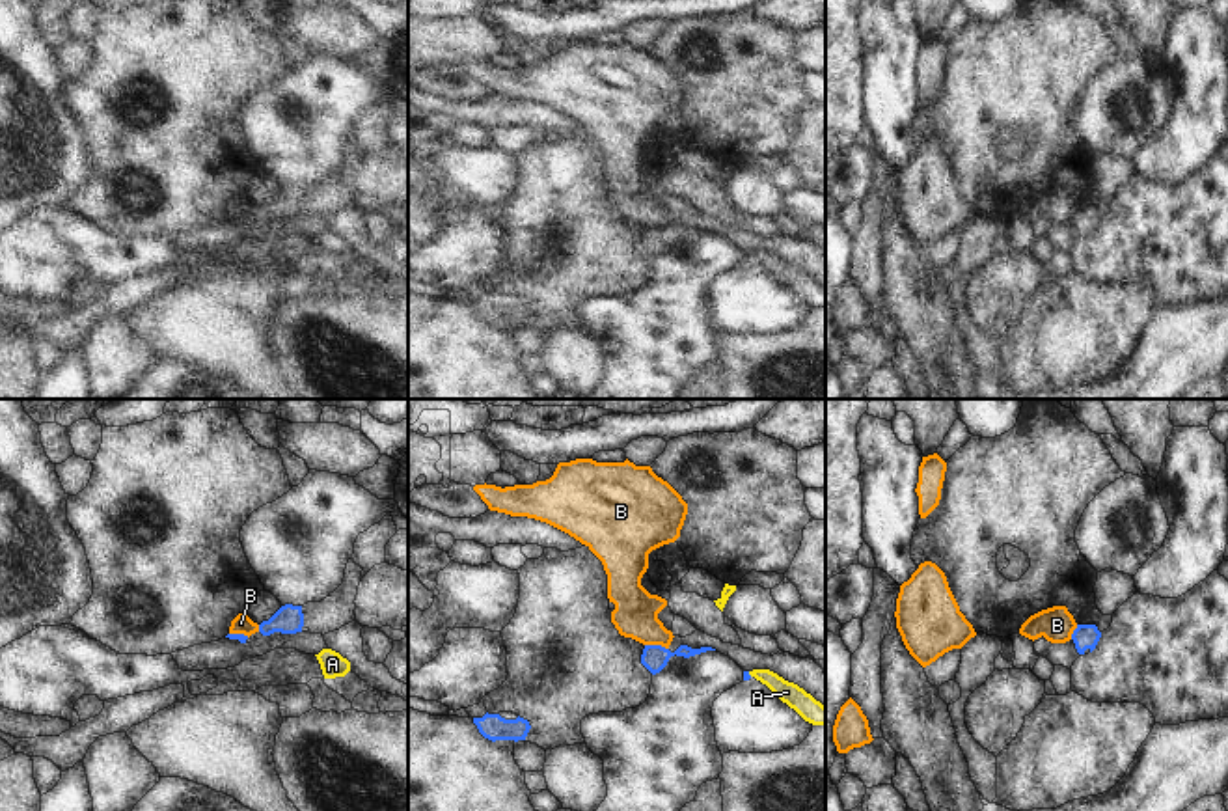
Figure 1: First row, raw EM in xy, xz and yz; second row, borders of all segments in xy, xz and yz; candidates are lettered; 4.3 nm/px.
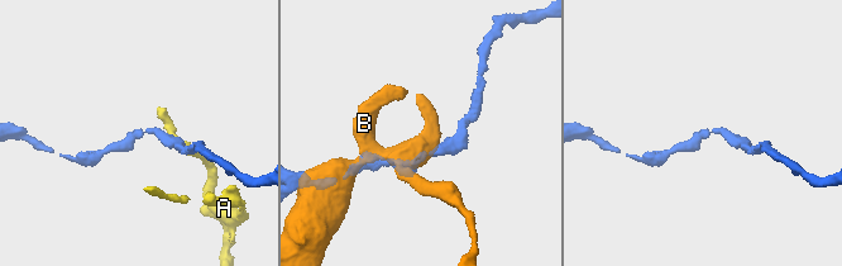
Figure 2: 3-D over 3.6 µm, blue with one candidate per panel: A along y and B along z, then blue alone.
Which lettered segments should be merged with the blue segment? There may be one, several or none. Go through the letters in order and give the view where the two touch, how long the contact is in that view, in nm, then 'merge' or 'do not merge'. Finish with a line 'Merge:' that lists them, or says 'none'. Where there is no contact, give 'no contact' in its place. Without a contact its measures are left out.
A: meets blue in xz; contact 30 nm long; do not merge
B: meets blue in xz; contact 110 nm long; do not merge
Merge: none

